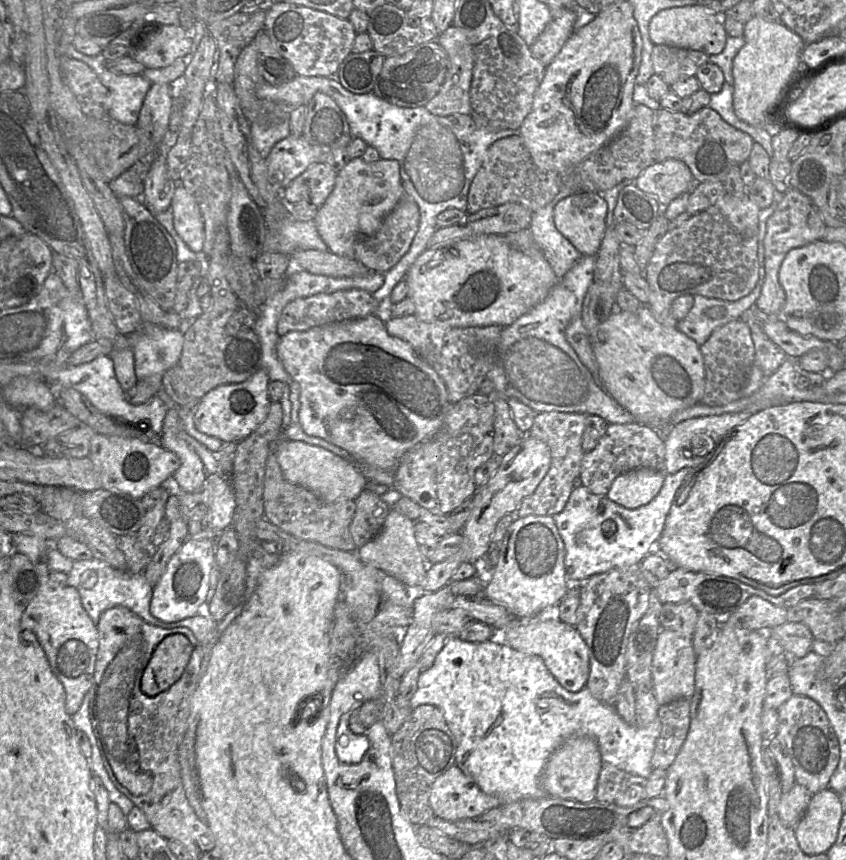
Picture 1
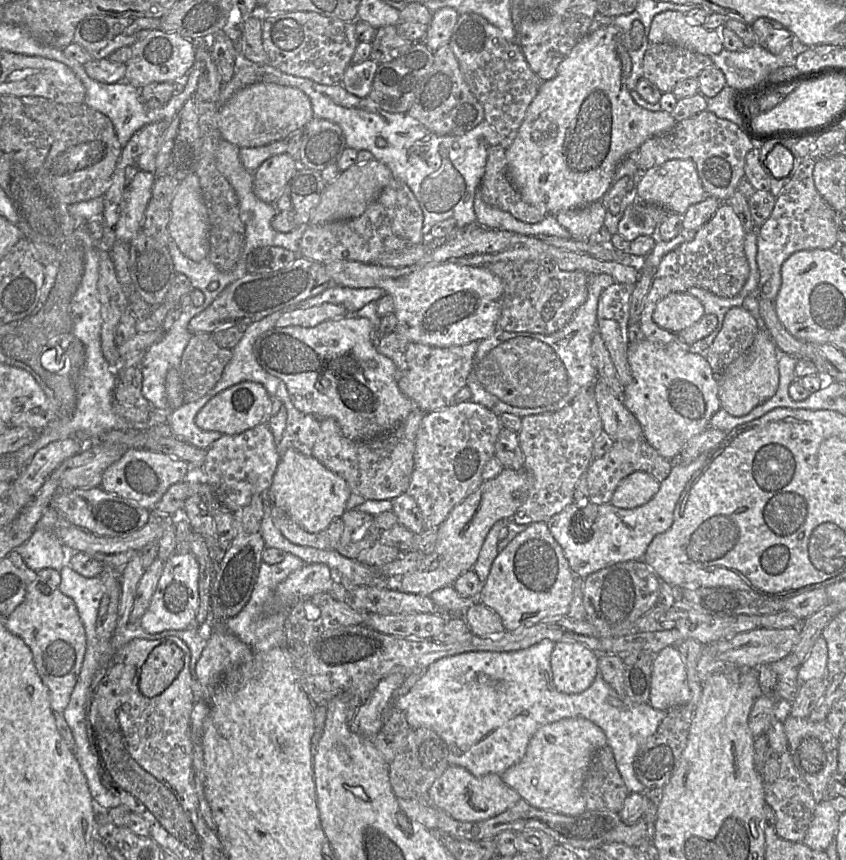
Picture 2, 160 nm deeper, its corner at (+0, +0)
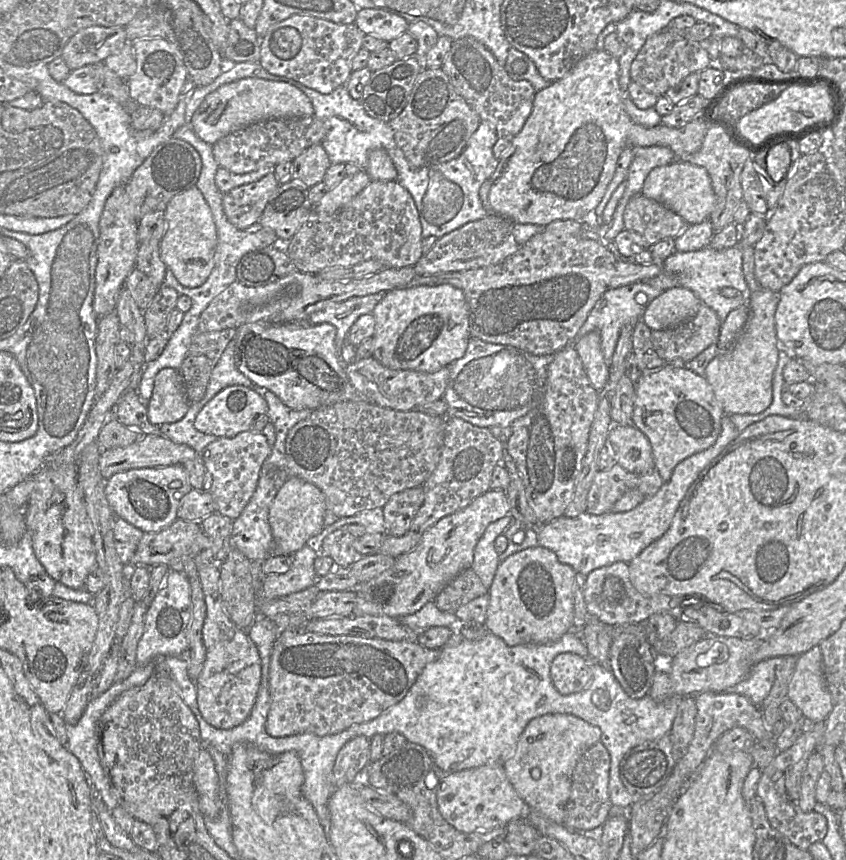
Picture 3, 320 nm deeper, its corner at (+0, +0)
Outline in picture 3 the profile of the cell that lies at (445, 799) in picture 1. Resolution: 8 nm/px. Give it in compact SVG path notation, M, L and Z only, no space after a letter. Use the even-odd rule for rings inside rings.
M498 763L446 773L437 791L437 804L444 819L464 833L505 827L526 813L525 802L508 780L503 765Z

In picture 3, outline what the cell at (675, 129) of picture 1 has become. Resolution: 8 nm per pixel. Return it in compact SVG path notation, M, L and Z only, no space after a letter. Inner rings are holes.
M717 125L709 126L703 144L699 151L688 156L676 156L675 162L688 162L707 170L715 194L715 206L710 215L713 232L718 233L734 222L734 213L743 200L741 173L750 154L742 147L734 144Z

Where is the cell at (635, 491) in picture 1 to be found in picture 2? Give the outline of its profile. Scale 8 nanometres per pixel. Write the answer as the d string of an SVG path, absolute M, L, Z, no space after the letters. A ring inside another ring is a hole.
M644 471L625 477L613 493L610 504L617 508L633 509L646 504L659 490L660 482Z

